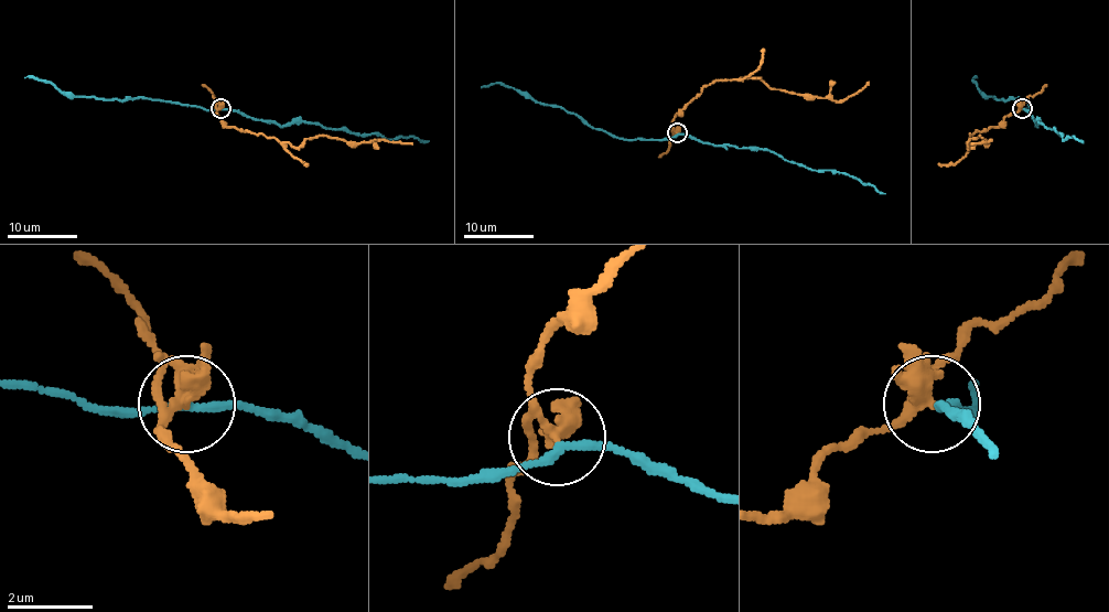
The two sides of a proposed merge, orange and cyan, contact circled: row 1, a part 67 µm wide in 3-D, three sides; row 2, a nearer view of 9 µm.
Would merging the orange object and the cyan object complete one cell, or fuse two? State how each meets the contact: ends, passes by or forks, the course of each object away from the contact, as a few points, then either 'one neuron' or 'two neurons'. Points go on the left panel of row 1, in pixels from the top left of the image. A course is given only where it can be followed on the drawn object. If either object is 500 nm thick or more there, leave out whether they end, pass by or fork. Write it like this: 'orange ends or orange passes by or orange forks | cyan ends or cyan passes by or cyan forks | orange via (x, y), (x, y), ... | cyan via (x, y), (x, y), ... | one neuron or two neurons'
orange forks | cyan passes by | orange via (221, 109), (215, 113), (227, 127), (299, 148), (316, 135), (347, 142), (375, 142), (378, 139), (411, 142) | cyan via (221, 109), (235, 109), (281, 127), (302, 121), (345, 128), (357, 135), (429, 140) | two neurons

